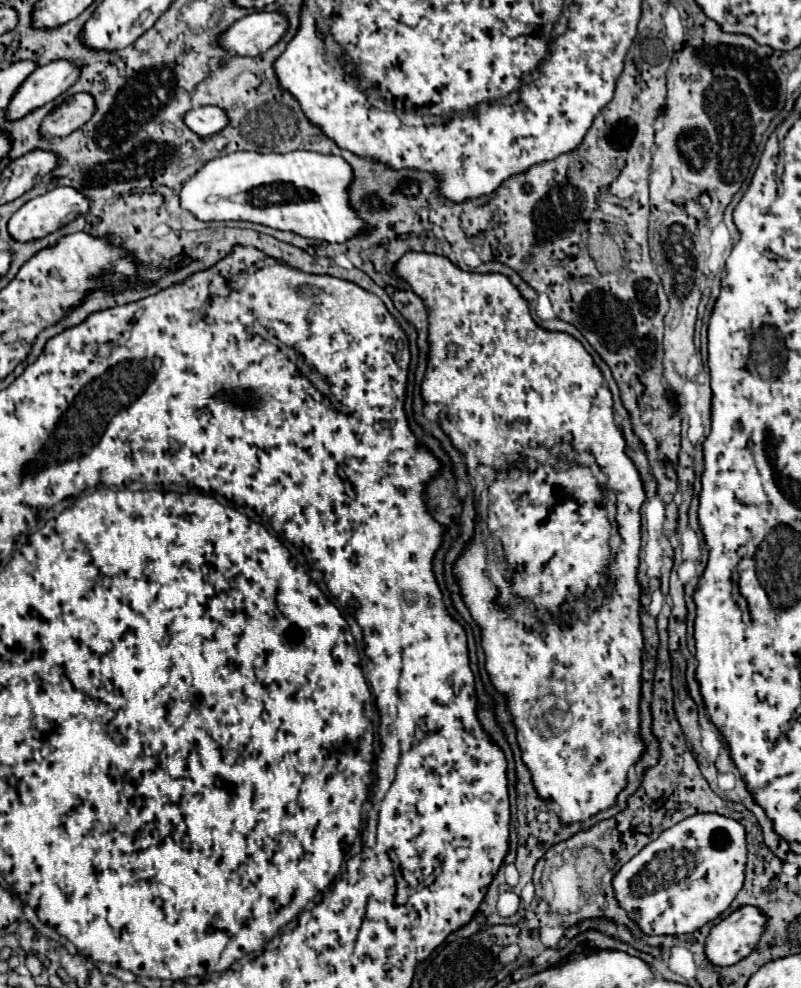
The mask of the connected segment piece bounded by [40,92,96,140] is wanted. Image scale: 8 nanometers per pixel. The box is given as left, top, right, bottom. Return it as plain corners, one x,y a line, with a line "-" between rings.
84,92
74,94
44,118
40,132
48,140
54,136
68,136
70,132
84,126
94,112
96,112
96,104
92,94
84,94

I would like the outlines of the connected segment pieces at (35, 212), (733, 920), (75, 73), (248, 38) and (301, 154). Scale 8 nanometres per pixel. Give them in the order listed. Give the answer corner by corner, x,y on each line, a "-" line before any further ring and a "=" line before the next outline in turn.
58,186
42,196
36,196
32,198
30,202
26,202
8,222
8,230
12,234
14,240
18,242
28,242
28,240
34,240
34,238
44,238
48,236
50,232
58,230
62,220
66,220
70,214
72,214
72,220
80,214
86,214
90,208
90,202
88,198
84,198
84,194
80,194
80,190
76,188
70,188
70,186
=
742,906
742,908
734,910
728,918
720,920
712,928
712,932
708,934
708,938
706,938
706,956
708,956
708,960
716,966
732,966
732,964
740,962
742,958
746,958
756,948
756,944
760,942
766,920
768,918
764,918
764,912
756,910
756,906
=
56,60
40,66
28,76
6,108
8,120
18,120
28,112
52,102
66,92
80,76
80,66
72,60
=
254,12
232,24
220,42
226,50
234,50
240,56
258,56
272,48
288,30
288,18
274,12
=
306,150
288,154
234,152
210,160
196,176
186,180
180,192
180,204
204,222
248,220
278,230
290,230
304,238
342,244
348,238
372,230
350,206
348,188
352,180
352,166
342,156
334,154

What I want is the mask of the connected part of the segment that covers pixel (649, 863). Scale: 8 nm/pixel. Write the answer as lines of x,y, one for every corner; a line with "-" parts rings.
694,814
680,824
664,830
654,842
644,846
628,864
620,868
612,884
618,902
636,920
644,934
686,934
716,920
736,898
744,884
746,868
746,830
738,820
720,814

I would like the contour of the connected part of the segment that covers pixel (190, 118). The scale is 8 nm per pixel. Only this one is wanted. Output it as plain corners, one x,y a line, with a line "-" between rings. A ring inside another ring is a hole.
200,106
186,114
186,124
198,136
214,136
228,126
228,116
218,106

